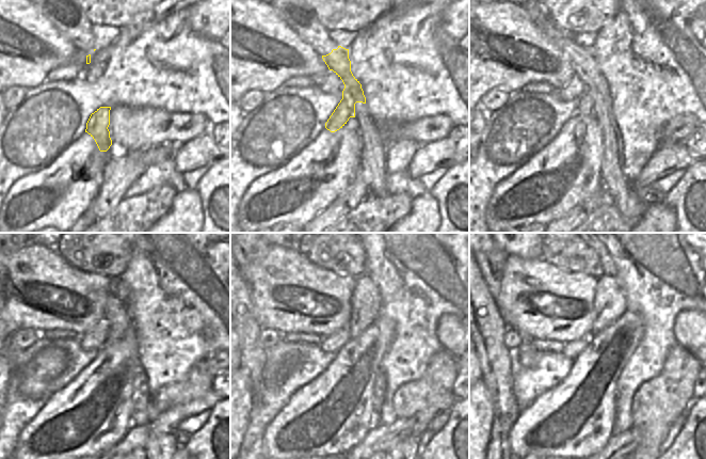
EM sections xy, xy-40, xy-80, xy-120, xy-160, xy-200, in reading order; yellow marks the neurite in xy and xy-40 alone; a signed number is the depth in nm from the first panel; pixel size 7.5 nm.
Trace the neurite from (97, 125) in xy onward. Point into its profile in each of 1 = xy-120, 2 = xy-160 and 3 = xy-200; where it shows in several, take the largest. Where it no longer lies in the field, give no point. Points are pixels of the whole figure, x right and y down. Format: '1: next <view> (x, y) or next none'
1: next xy-120 (116, 314)
2: next xy-160 (366, 303)
3: next xy-200 (610, 302)

